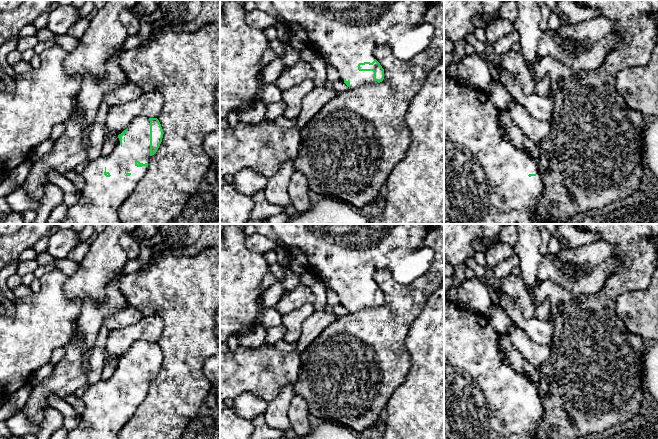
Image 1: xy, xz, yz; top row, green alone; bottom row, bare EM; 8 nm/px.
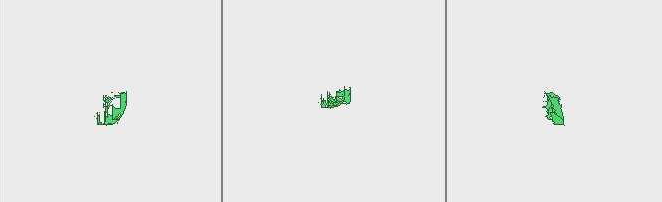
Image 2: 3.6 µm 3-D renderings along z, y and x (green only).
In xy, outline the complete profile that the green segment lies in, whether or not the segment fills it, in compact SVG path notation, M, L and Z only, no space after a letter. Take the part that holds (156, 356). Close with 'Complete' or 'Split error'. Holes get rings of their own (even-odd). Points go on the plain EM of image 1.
M135 341L126 354L118 359L114 374L106 381L100 380L91 386L81 397L85 410L79 425L68 431L67 439L118 439L118 432L134 415L138 406L147 396L148 385L154 379L163 362L163 353L157 342Z. Split error

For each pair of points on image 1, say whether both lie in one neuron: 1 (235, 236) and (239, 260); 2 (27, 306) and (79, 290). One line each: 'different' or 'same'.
1: same
2: different

